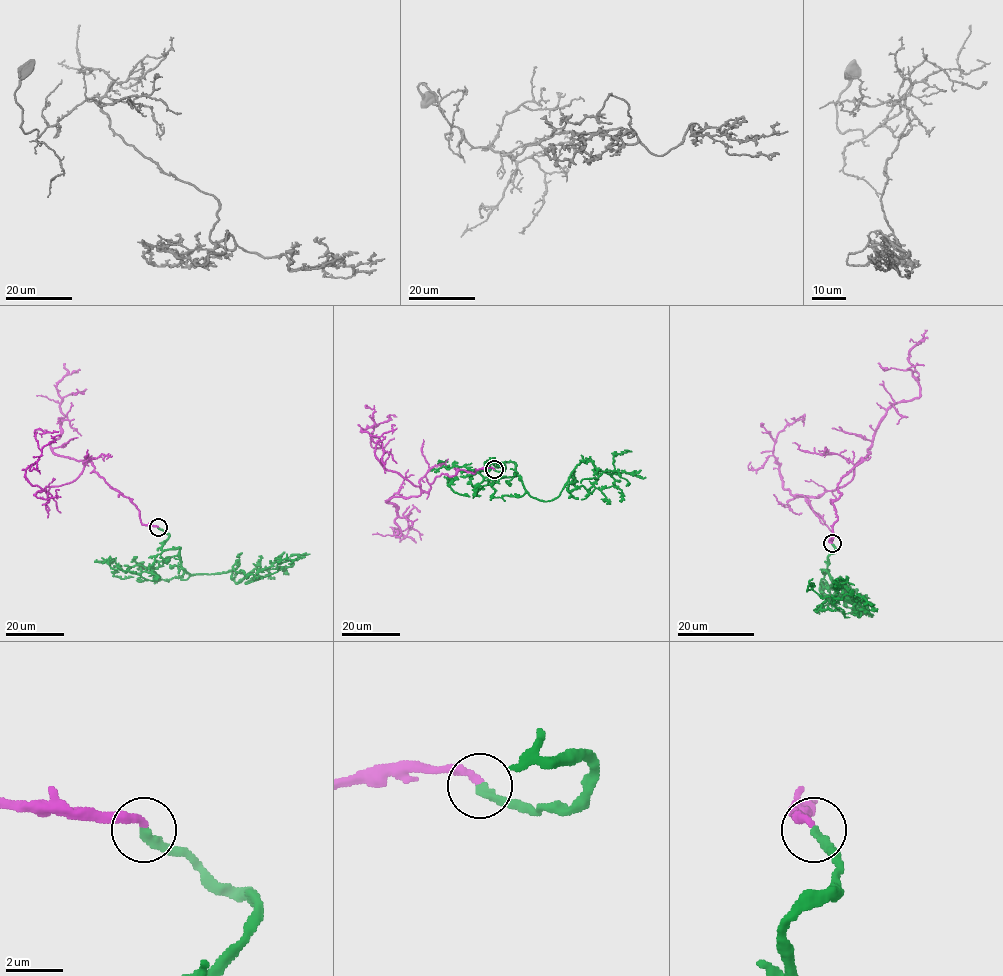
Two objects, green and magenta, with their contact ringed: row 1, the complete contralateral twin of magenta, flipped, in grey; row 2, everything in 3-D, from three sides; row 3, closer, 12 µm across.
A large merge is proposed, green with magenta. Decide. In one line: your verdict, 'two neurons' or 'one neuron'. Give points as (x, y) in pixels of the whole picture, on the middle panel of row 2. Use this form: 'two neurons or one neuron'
one neuron

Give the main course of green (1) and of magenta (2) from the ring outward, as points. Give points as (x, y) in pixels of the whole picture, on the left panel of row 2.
1: (158, 527), (169, 535), (161, 548), (179, 548), (191, 575), (234, 570), (260, 578), (275, 562), (309, 553)
2: (158, 527), (143, 525), (89, 461), (70, 483), (39, 492), (25, 476), (41, 454), (34, 431), (58, 431)

